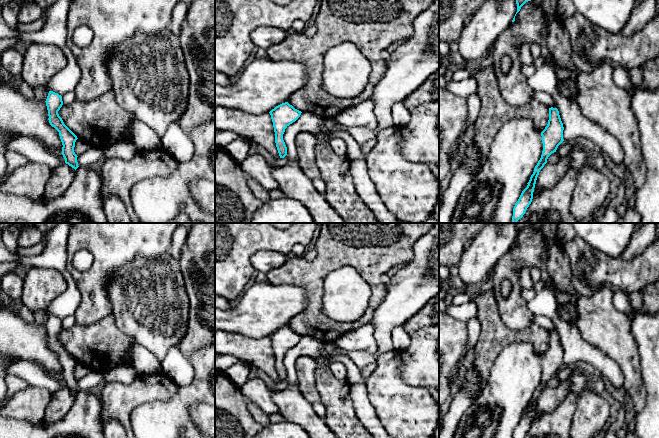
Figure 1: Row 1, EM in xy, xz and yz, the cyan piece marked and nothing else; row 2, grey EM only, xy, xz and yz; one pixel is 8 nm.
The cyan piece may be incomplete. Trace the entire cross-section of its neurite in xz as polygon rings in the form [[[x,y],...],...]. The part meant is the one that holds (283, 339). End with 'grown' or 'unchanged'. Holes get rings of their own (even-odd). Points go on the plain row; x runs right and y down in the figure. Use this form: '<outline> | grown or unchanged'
[[[288,326],[282,327],[272,333],[270,336],[275,356],[275,367],[280,382],[287,379],[287,371],[283,364],[285,353],[295,346],[301,339],[301,335],[295,333]]] | unchanged

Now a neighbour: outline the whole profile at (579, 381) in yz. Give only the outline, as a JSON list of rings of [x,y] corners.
[[[577,368],[568,380],[571,384],[570,393],[576,394],[577,396],[579,396],[586,388],[591,386],[591,380]]]

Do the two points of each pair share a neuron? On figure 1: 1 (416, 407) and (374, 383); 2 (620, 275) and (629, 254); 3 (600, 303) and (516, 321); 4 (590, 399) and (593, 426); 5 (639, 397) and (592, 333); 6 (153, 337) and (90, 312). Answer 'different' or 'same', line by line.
1: same
2: different
3: different
4: same
5: same
6: different

